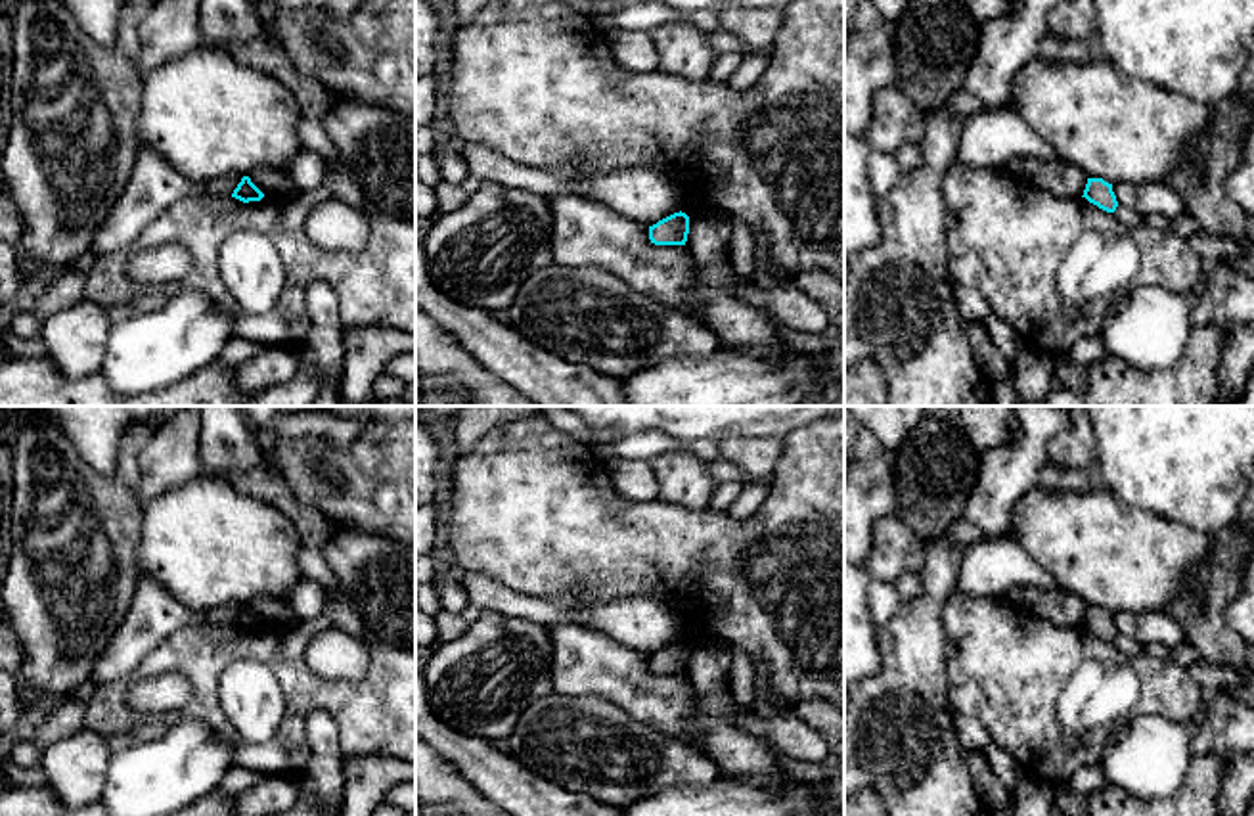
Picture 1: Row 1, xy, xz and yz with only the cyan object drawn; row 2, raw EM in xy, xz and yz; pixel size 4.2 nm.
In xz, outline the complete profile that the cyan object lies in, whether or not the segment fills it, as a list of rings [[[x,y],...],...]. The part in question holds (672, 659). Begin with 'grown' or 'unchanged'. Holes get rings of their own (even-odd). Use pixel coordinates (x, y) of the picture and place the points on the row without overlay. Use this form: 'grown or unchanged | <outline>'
unchanged | [[[674,642],[649,655],[649,669],[655,674],[685,674],[689,663],[689,646]]]

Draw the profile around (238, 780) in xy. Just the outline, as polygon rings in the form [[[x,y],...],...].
[[[234,764],[228,774],[222,778],[216,793],[222,797],[239,797],[243,791],[257,785],[264,776],[257,772],[249,772],[237,764]]]

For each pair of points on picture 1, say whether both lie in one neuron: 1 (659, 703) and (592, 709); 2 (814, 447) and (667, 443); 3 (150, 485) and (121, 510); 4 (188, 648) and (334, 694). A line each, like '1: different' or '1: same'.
1: different
2: different
3: different
4: same

